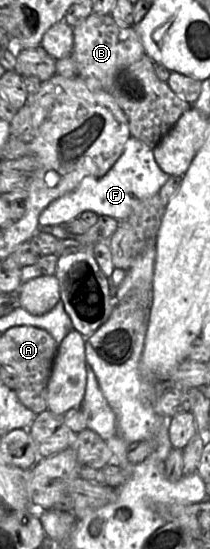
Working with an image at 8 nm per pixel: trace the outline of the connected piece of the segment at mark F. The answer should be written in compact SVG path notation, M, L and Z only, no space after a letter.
M130 136L121 156L104 176L86 177L76 189L54 200L41 212L39 224L40 226L60 225L78 218L84 211L93 211L98 216L110 216L118 221L125 220L140 204L156 195L169 177L170 175L164 172L155 161L153 149Z

